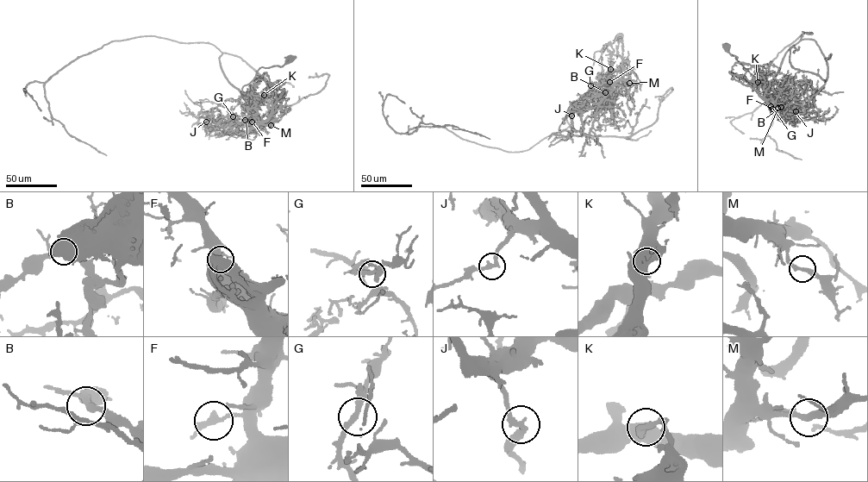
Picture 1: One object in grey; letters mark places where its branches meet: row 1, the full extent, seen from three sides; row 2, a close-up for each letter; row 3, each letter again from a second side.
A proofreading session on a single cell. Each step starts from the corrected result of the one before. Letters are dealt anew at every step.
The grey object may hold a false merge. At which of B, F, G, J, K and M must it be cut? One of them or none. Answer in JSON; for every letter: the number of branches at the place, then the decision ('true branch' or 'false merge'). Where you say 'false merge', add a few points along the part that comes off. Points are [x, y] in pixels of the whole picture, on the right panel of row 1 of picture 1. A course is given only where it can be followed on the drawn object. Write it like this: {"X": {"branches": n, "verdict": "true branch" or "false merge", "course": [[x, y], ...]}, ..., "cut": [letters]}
{"B": {"branches": 2, "verdict": "true branch"}, "F": {"branches": 2, "verdict": "true branch"}, "G": {"branches": 2, "verdict": "true branch"}, "J": {"branches": 2, "verdict": "true branch"}, "K": {"branches": 2, "verdict": "false merge", "course": [[758, 82], [775, 83], [785, 53], [812, 33], [778, 53], [765, 81], [767, 135], [802, 159]]}, "M": {"branches": 2, "verdict": "true branch"}, "cut": ["K"]}

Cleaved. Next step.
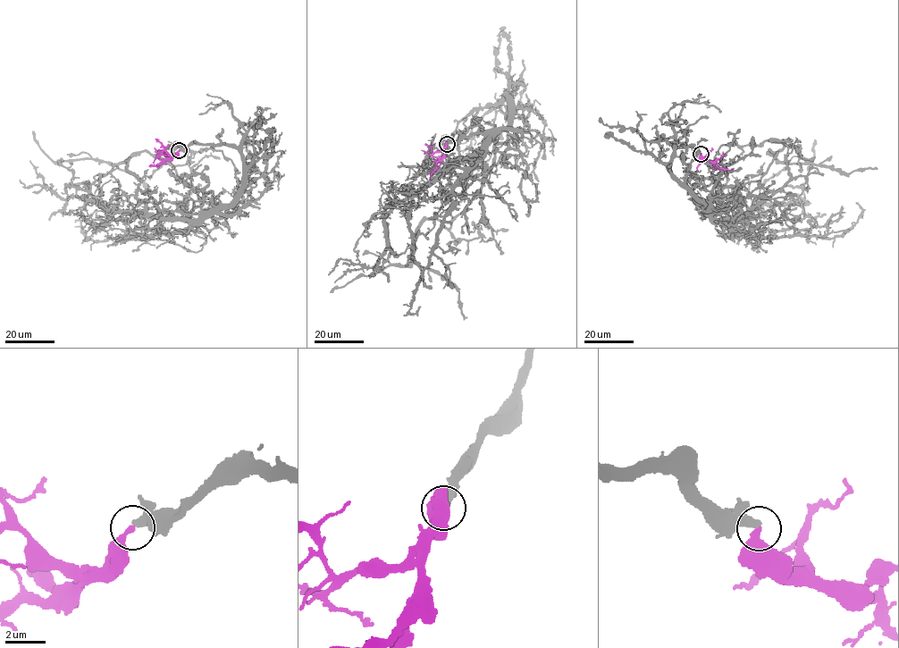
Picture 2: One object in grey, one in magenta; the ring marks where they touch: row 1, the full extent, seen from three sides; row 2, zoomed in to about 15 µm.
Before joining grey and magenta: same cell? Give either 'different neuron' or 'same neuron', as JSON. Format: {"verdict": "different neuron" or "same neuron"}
{"verdict": "same neuron"}

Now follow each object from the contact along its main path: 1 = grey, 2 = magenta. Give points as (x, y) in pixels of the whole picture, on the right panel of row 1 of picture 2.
1: (701, 154), (676, 145), (671, 172), (707, 205), (758, 180), (770, 149), (809, 167), (815, 139)
2: (701, 154), (719, 167), (728, 170), (733, 168)

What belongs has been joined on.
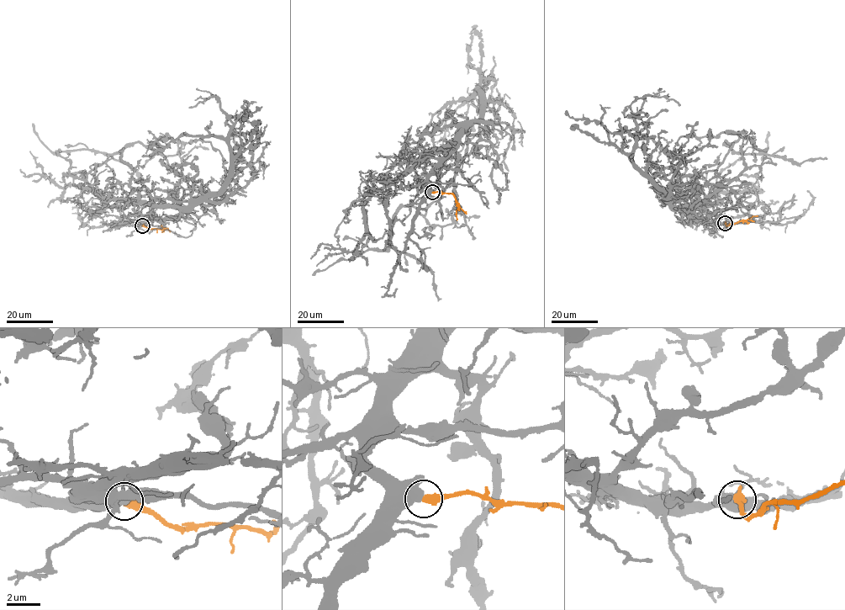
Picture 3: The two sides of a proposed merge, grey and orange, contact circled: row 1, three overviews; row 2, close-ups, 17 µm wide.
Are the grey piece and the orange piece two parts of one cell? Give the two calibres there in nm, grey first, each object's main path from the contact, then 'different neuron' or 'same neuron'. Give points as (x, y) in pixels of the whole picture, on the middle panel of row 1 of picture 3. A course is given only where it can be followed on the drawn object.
calibres 440 and 550 nm; course grey (431, 192), (426, 178), (466, 127), (466, 156), (452, 181), (425, 208), (402, 206), (389, 245), (312, 274); course orange (432, 192), (453, 195), (457, 204), (456, 220); same neuron

